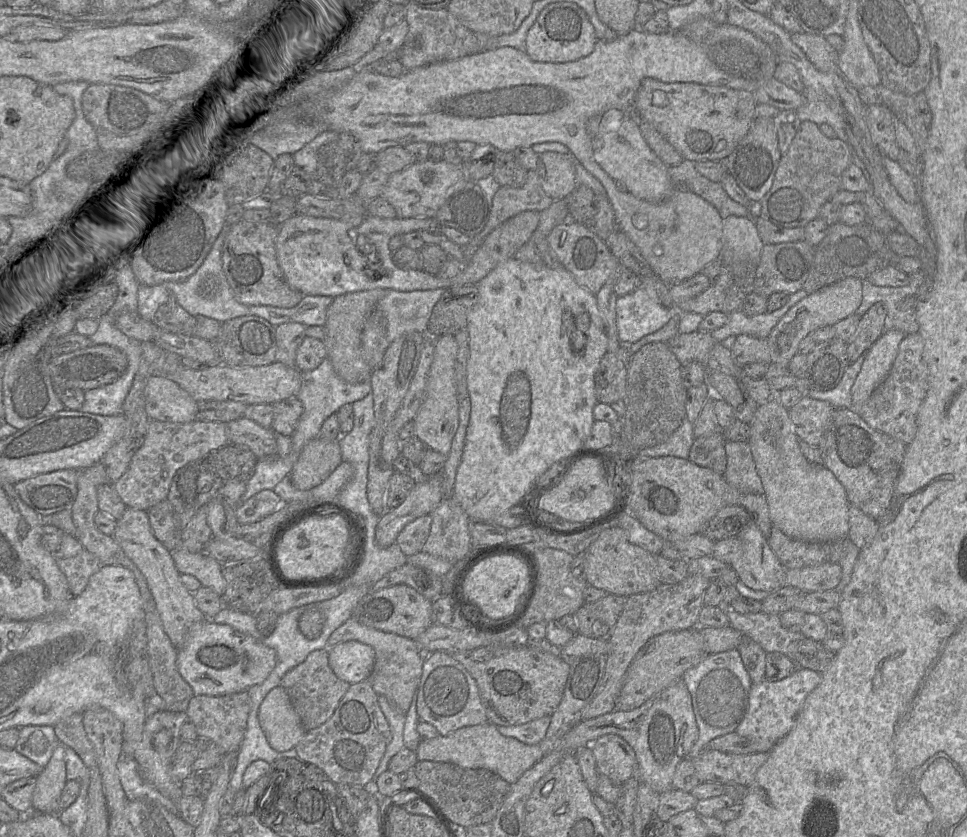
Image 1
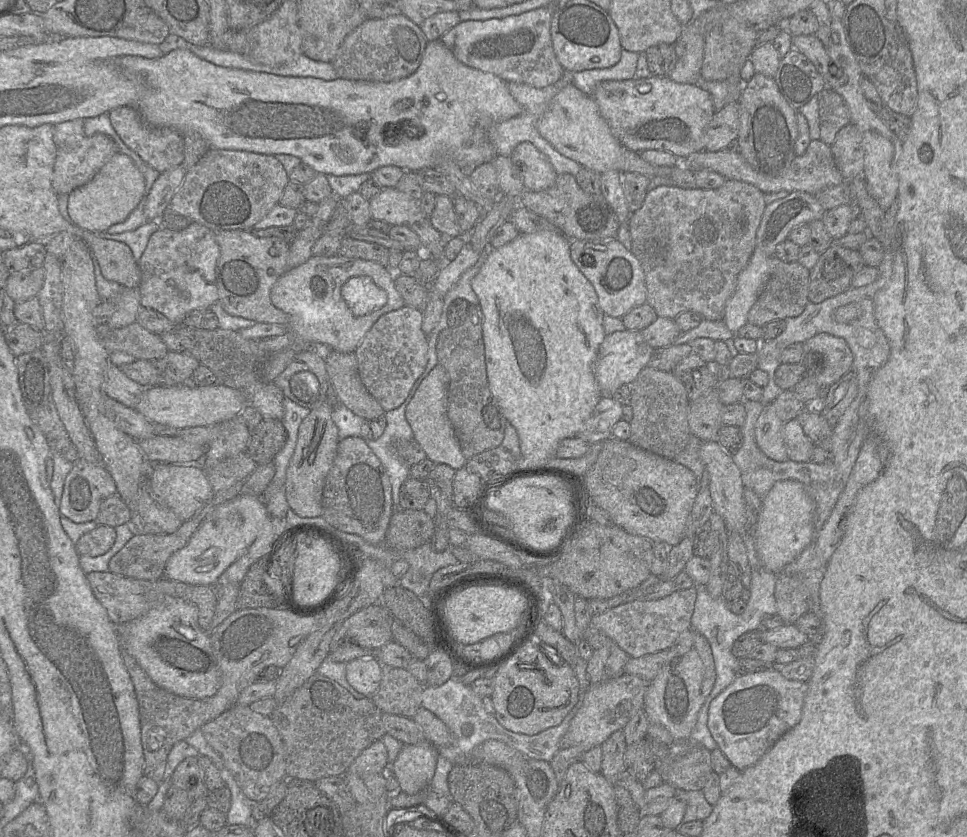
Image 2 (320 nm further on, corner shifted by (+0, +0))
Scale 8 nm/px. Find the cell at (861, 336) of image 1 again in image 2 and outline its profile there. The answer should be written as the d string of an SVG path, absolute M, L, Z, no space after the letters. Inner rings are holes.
M851 370L827 388L821 415L834 428L858 393L857 378Z

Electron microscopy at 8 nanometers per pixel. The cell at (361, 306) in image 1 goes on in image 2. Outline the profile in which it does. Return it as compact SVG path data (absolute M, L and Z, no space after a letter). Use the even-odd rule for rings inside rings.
M328 350L324 359L331 385L342 404L368 422L385 414L360 379L355 353Z

